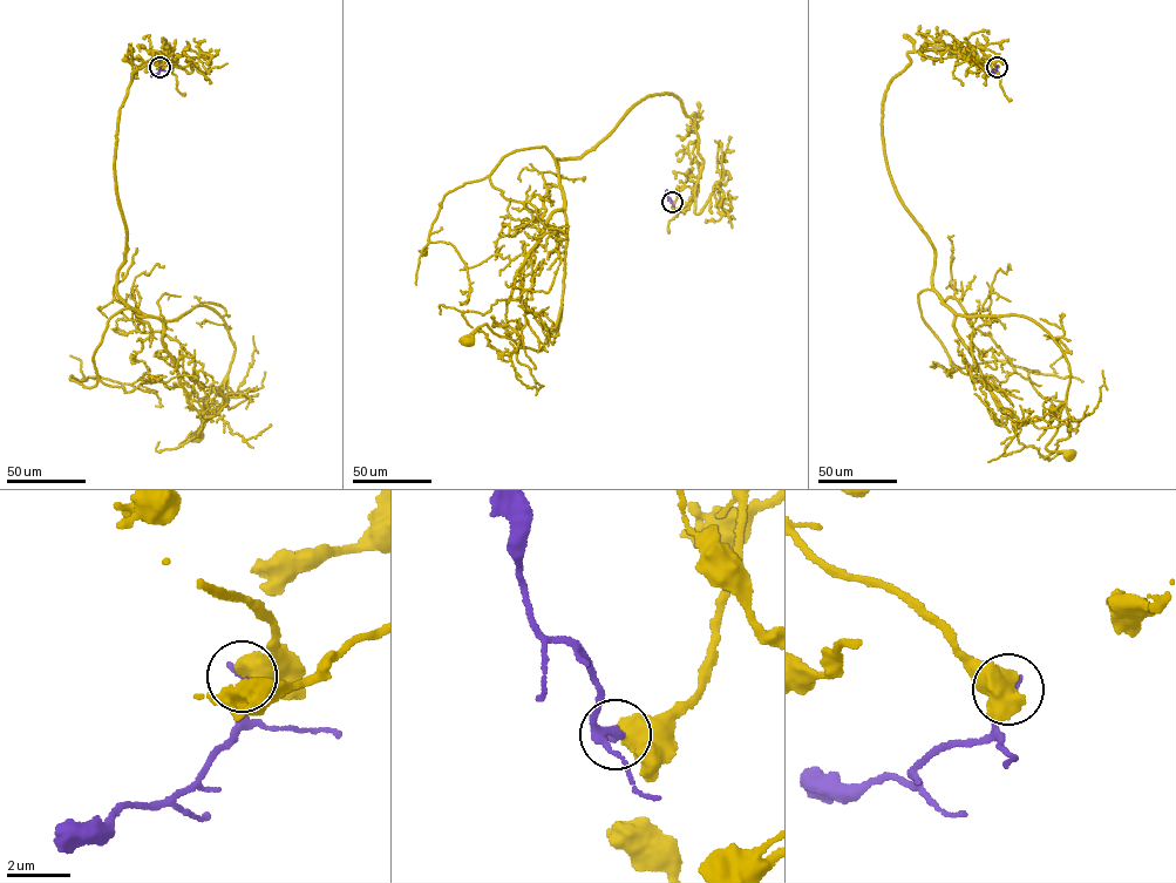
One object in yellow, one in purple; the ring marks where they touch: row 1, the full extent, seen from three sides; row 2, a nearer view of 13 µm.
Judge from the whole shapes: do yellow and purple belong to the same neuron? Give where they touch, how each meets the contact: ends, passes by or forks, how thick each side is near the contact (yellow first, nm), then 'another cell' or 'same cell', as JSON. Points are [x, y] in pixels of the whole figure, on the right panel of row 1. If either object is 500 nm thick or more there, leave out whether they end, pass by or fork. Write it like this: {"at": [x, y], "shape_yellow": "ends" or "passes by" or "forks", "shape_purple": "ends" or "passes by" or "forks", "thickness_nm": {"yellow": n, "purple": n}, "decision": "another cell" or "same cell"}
{"at": [997, 67], "thickness_nm": {"yellow": 650, "purple": 280}, "decision": "another cell"}

